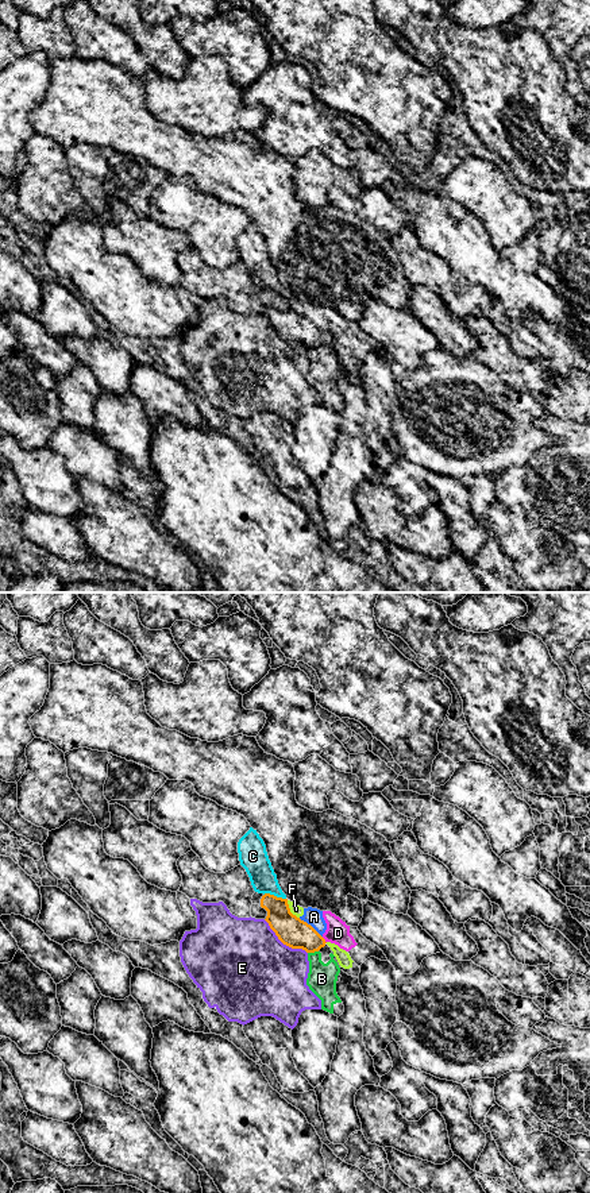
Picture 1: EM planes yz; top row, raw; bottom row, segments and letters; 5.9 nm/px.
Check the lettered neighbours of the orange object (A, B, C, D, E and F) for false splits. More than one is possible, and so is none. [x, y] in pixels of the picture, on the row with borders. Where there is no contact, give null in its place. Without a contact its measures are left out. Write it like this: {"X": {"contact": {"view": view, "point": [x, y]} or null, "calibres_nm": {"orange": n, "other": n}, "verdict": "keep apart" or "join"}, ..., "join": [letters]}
{"A": {"contact": {"view": "yz", "point": [311, 926]}, "calibres_nm": {"orange": 180, "other": 110}, "verdict": "keep apart"}, "B": {"contact": {"view": "yz", "point": [312, 952]}, "calibres_nm": {"orange": 180, "other": 180}, "verdict": "keep apart"}, "C": {"contact": {"view": "yz", "point": [274, 896]}, "calibres_nm": {"orange": 180, "other": 160}, "verdict": "keep apart"}, "D": {"contact": {"view": "yz", "point": [324, 939]}, "calibres_nm": {"orange": 180, "other": 140}, "verdict": "keep apart"}, "E": {"contact": {"view": "yz", "point": [284, 944]}, "calibres_nm": {"orange": 180, "other": 500}, "verdict": "keep apart"}, "F": {"contact": {"view": "yz", "point": [289, 910]}, "calibres_nm": {"orange": 180, "other": 70}, "verdict": "keep apart"}, "join": []}

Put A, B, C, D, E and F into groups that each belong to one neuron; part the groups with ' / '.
A D F / B / C / E

